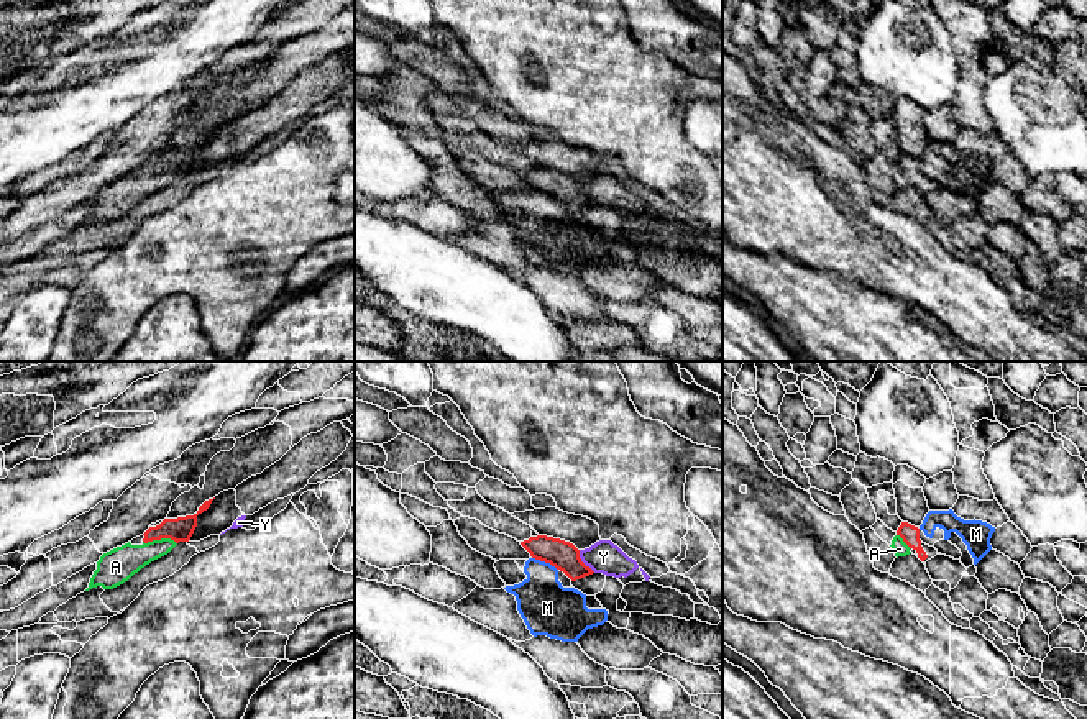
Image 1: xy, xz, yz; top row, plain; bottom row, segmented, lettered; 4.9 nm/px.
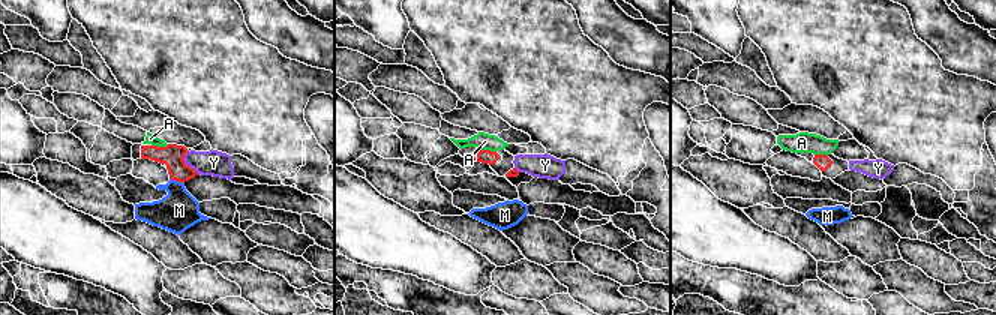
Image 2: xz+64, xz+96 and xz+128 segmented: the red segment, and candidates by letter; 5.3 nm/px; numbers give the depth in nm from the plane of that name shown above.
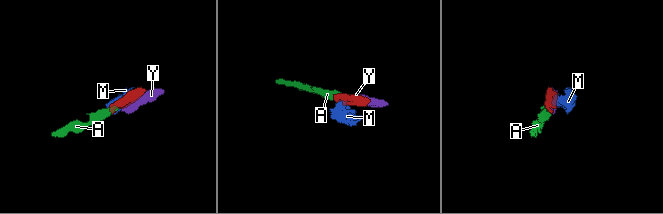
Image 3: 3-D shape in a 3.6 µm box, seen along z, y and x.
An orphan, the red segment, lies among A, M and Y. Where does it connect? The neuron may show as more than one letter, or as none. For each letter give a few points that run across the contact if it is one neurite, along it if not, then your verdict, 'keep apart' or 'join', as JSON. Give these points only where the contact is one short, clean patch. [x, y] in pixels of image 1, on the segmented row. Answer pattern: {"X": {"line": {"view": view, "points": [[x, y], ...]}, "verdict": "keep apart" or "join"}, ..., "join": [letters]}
{"A": {"line": {"view": "xy", "points": [[181, 529], [171, 531], [160, 539], [143, 555], [119, 565]]}, "verdict": "join"}, "M": {"line": {"view": "xz", "points": [[532, 557], [549, 562], [557, 570]]}, "verdict": "keep apart"}, "Y": {"line": {"view": "xz", "points": [[578, 550], [578, 557], [595, 572]]}, "verdict": "keep apart"}, "join": ["A"]}

